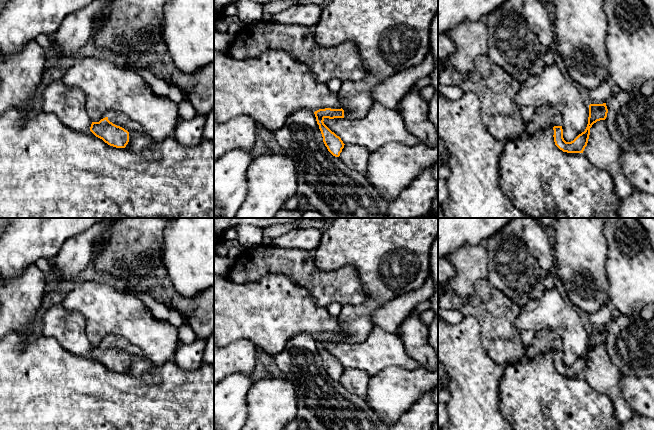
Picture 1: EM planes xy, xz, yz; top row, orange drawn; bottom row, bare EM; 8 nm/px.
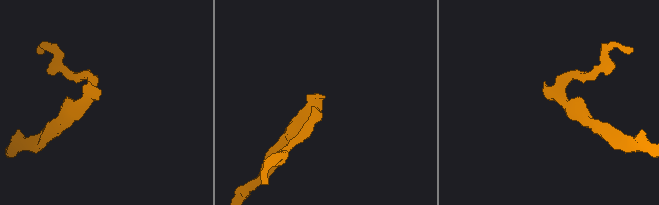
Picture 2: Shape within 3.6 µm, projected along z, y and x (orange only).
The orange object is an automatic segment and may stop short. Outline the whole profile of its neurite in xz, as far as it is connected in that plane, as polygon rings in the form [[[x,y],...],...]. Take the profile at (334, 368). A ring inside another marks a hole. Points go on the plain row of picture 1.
[[[334,218],[325,227],[313,258],[316,266],[327,272],[337,270],[342,266],[355,266],[363,284],[363,291],[367,296],[366,301],[361,304],[342,305],[341,313],[337,317],[342,327],[341,333],[325,332],[314,336],[323,366],[333,380],[339,381],[345,368],[324,348],[324,343],[346,342],[352,344],[363,342],[375,326],[372,316],[377,308],[386,305],[396,297],[420,288],[425,283],[430,275],[431,246],[437,237],[438,218]]]

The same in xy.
[[[110,335],[99,346],[92,346],[90,355],[105,367],[116,372],[125,372],[129,366],[129,357],[144,357],[140,347],[133,345],[127,339]]]

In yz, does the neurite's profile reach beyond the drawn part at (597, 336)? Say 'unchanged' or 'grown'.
grown

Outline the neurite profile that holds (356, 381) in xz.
[[[344,369],[340,377],[340,384],[350,393],[362,398],[367,395],[370,376],[361,369]]]

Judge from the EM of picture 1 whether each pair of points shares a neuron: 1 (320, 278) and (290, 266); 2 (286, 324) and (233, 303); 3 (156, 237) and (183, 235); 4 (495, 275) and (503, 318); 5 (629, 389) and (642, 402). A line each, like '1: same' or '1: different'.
1: same
2: same
3: different
4: different
5: same

